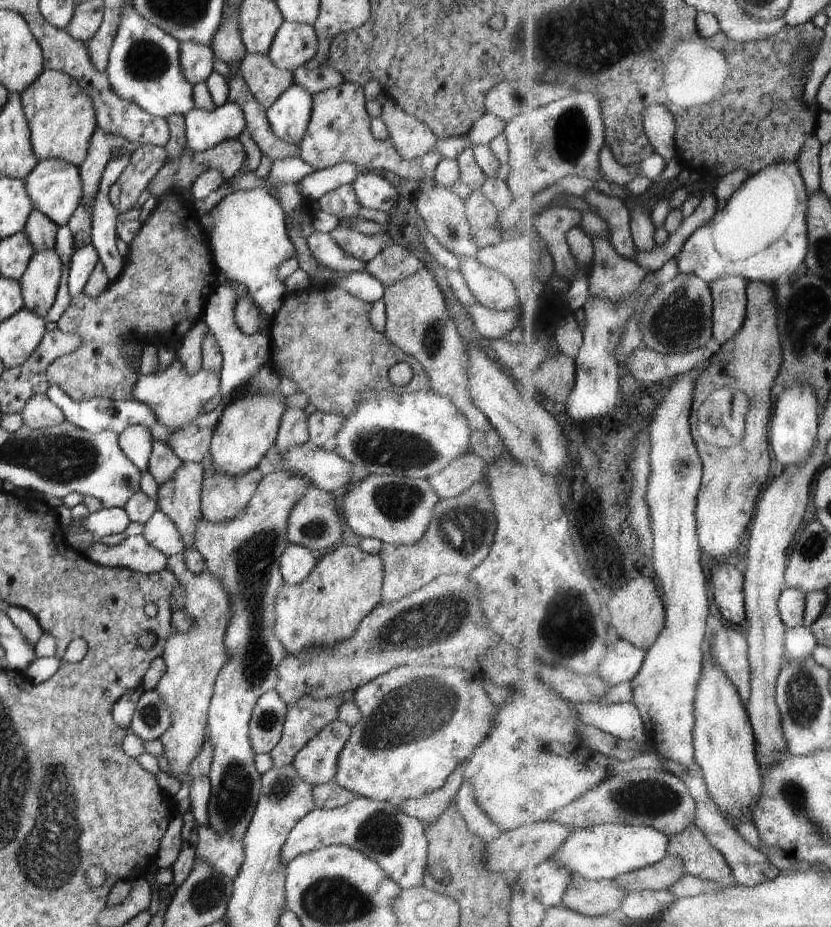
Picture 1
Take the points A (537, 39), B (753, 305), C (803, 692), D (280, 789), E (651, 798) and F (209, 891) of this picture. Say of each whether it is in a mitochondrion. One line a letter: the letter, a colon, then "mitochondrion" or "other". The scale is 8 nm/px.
A: mitochondrion
B: other
C: mitochondrion
D: mitochondrion
E: mitochondrion
F: mitochondrion

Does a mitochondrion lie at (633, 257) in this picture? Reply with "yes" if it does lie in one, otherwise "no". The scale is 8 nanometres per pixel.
no

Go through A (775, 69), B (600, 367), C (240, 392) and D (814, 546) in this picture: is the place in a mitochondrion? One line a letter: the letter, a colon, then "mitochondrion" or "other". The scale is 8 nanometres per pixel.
A: other
B: other
C: other
D: mitochondrion

